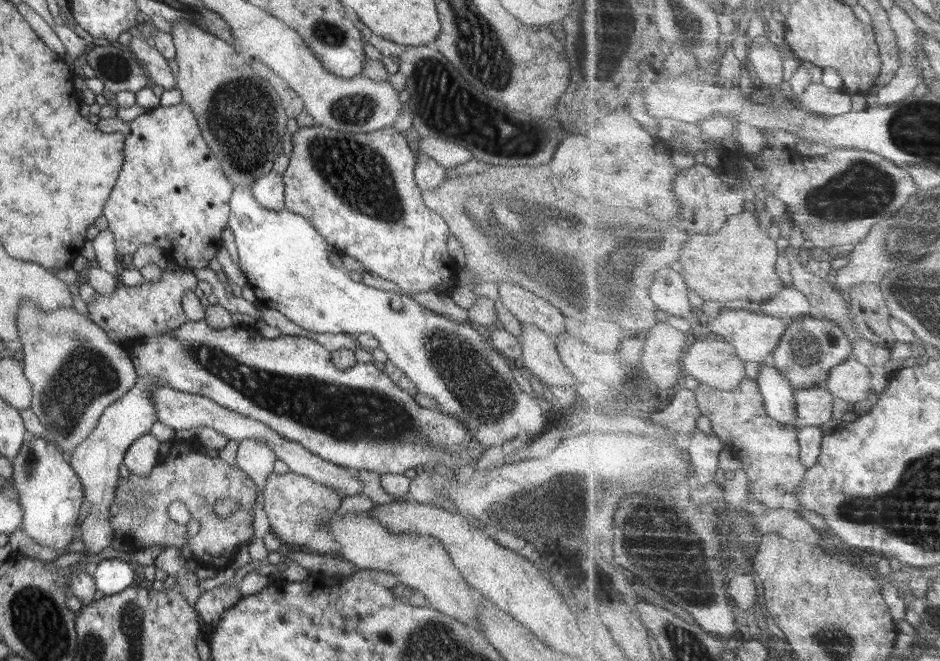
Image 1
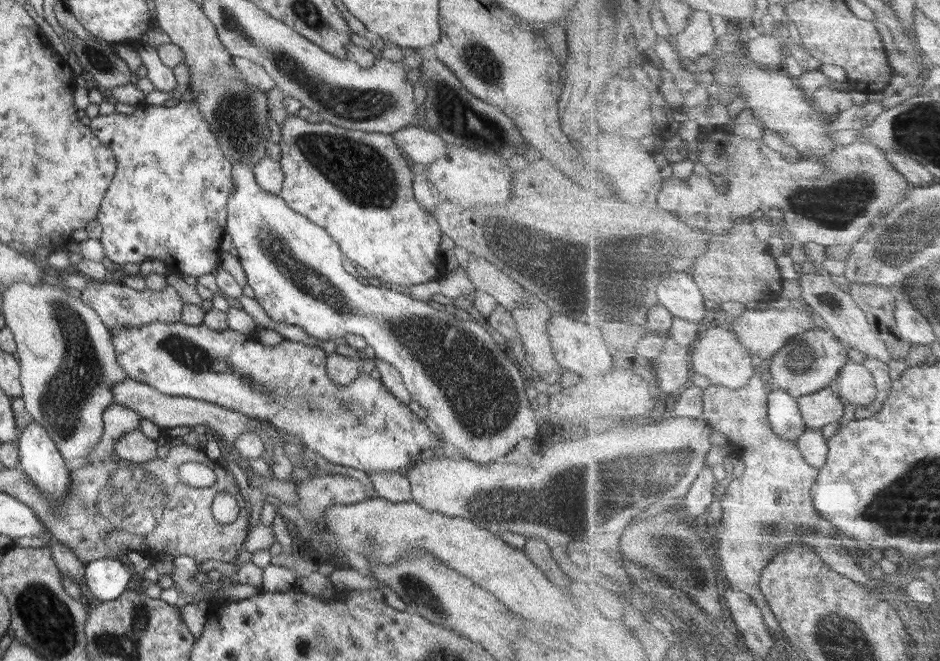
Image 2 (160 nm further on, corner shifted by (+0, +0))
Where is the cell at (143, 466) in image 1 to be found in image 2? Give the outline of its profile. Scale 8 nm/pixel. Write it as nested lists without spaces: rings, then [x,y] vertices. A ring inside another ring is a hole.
[[[135,428],[121,433],[115,440],[112,450],[119,456],[119,459],[137,462],[139,464],[156,459],[155,441],[149,439]]]

